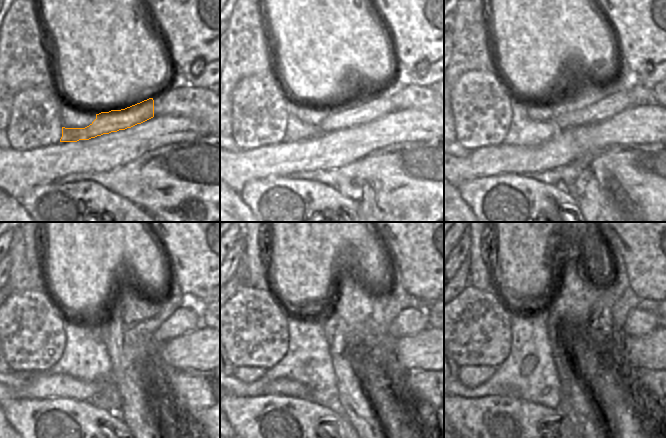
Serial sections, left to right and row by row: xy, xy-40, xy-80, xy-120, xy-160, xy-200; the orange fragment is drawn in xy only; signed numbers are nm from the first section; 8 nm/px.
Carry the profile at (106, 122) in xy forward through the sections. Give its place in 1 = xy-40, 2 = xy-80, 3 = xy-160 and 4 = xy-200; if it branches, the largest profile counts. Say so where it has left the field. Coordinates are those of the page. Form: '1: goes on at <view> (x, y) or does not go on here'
1: goes on at xy-40 (375, 106)
2: goes on at xy-80 (615, 103)
3: goes on at xy-160 (412, 319)
4: goes on at xy-200 (639, 322)

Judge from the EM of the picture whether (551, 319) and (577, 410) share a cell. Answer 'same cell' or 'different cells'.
same cell

